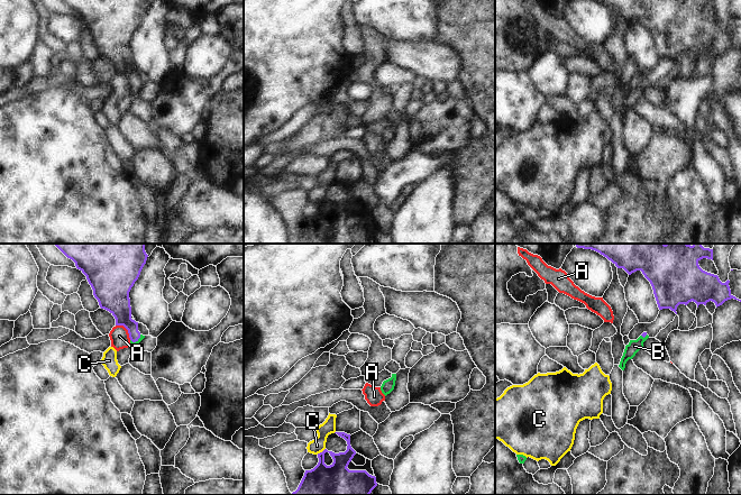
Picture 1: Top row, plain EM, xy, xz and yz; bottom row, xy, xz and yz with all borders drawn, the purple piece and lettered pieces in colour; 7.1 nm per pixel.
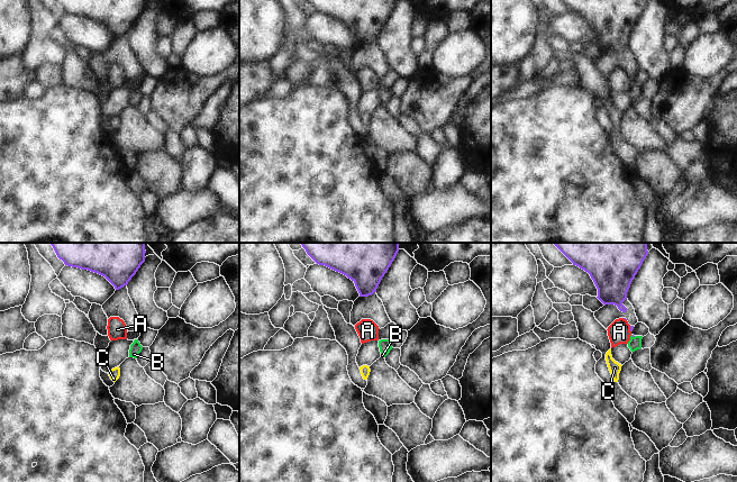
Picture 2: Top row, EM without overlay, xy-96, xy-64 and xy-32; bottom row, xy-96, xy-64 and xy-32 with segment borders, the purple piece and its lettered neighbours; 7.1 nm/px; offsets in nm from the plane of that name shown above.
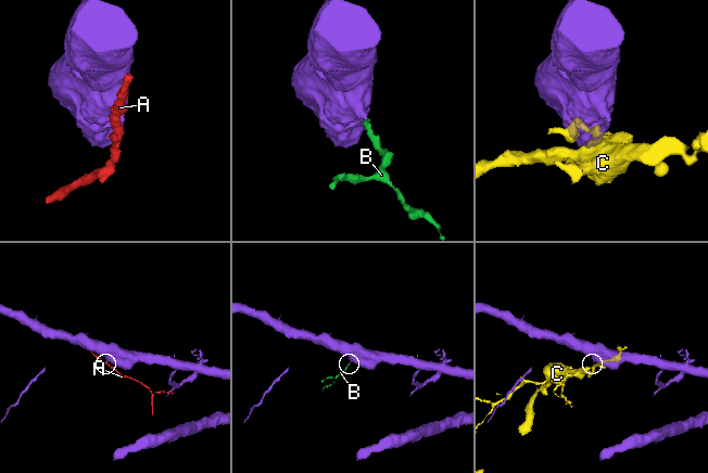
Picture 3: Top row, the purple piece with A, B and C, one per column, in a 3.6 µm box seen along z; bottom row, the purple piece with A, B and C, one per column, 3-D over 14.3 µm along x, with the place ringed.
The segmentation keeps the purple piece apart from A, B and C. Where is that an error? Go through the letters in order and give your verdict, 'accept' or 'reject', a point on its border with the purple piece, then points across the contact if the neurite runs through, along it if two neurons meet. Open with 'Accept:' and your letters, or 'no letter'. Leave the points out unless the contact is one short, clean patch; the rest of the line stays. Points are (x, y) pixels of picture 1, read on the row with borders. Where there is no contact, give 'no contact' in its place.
Accept: B
A: reject; contact xy (126, 328); border xy (116, 324), (121, 324), (127, 330), (130, 339)
B: accept; contact xy (136, 340); way xy (121, 310), (136, 340), (133, 345)
C: reject; contact xz (320, 452)

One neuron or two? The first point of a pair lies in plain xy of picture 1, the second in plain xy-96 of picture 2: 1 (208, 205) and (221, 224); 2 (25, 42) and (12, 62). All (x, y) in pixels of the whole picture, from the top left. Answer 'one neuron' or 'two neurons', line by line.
1: two neurons
2: two neurons

